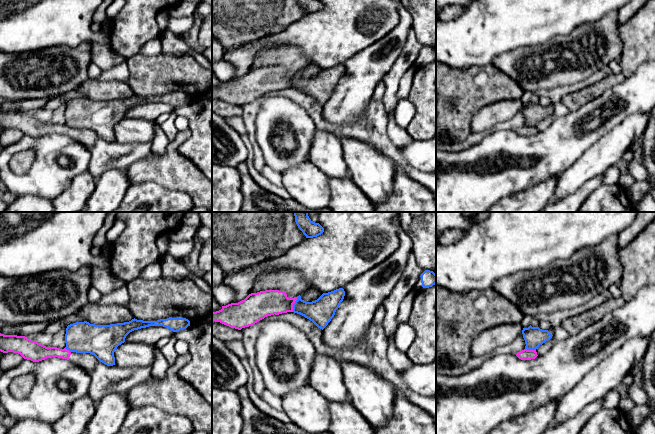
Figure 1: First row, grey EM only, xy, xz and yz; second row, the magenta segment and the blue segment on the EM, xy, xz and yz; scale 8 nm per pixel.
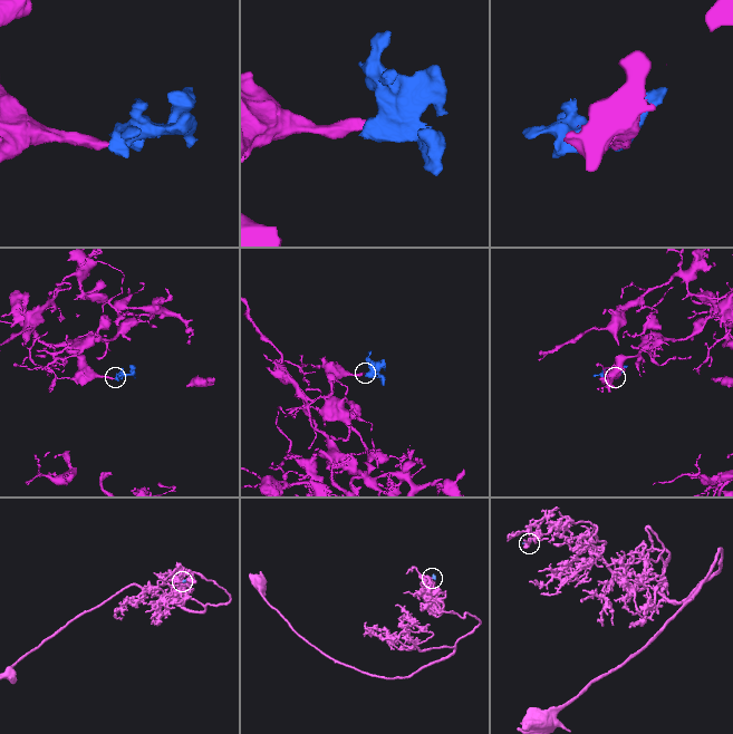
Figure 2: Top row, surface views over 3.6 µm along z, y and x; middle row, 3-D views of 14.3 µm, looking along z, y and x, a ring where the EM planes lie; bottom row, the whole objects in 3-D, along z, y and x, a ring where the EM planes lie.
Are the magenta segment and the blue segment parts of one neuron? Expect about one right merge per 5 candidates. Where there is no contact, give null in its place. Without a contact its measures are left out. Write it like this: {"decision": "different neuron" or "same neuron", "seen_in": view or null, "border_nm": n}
{"decision": "different neuron", "seen_in": "xz", "border_nm": 130}

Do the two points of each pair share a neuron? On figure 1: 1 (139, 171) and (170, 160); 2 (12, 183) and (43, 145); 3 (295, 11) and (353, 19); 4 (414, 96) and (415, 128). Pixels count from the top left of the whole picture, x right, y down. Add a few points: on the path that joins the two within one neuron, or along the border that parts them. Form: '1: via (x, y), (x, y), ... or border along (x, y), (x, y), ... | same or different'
1: via (147, 169), (162, 168) | same
2: via (24, 182), (43, 163), (43, 157) | same
3: border along (306, 14), (286, 27) | different
4: via (420, 104), (420, 120) | same

